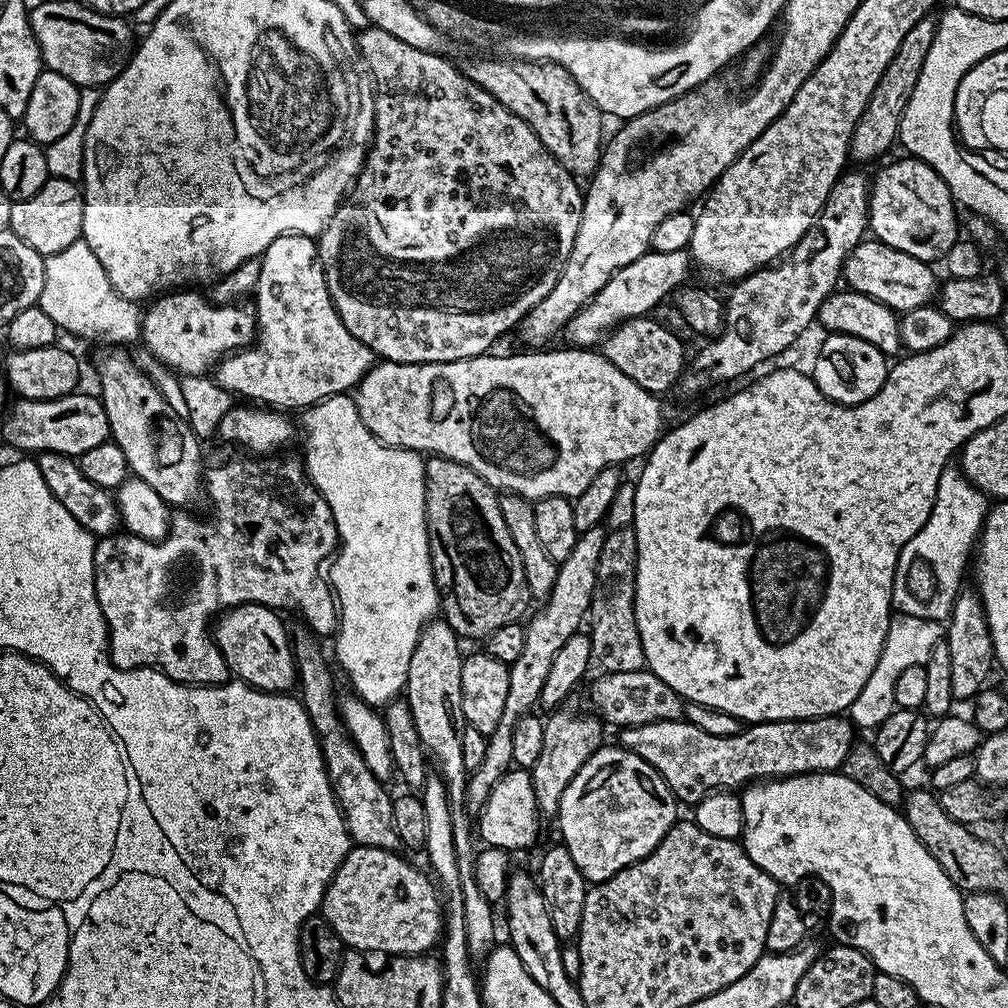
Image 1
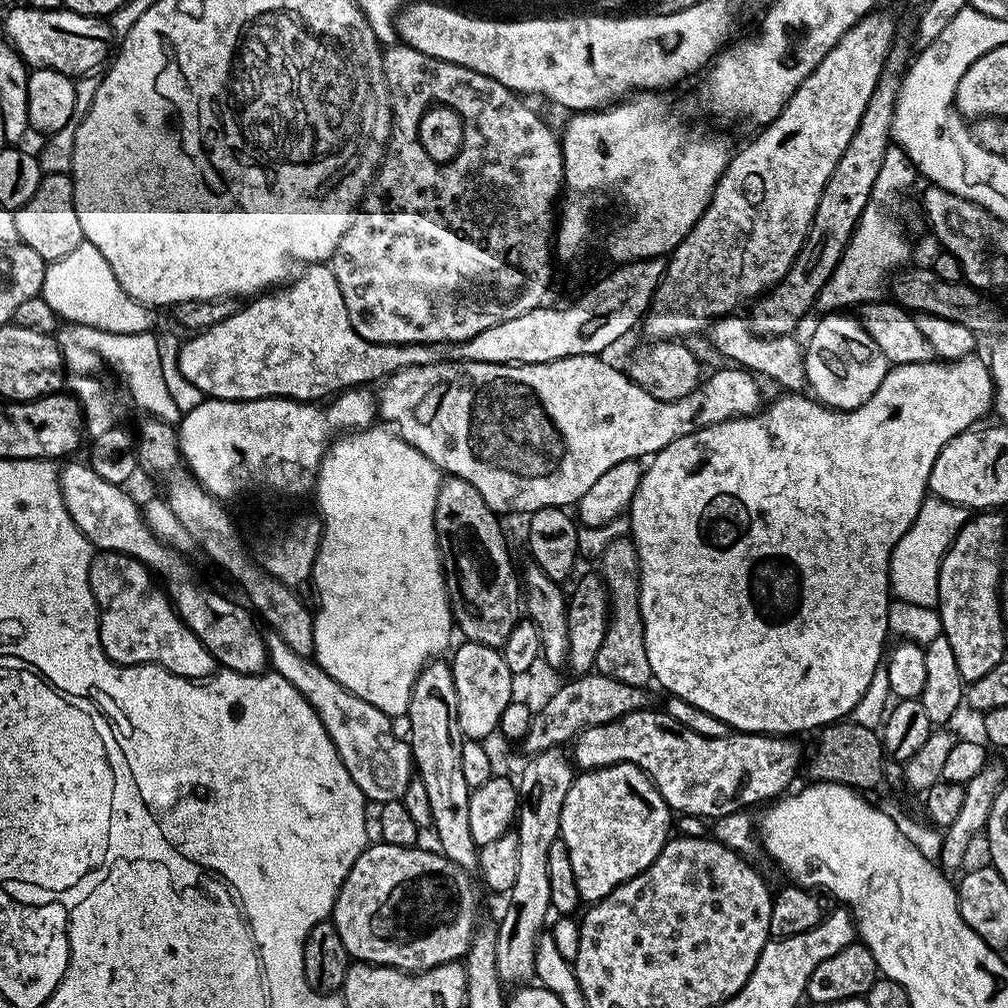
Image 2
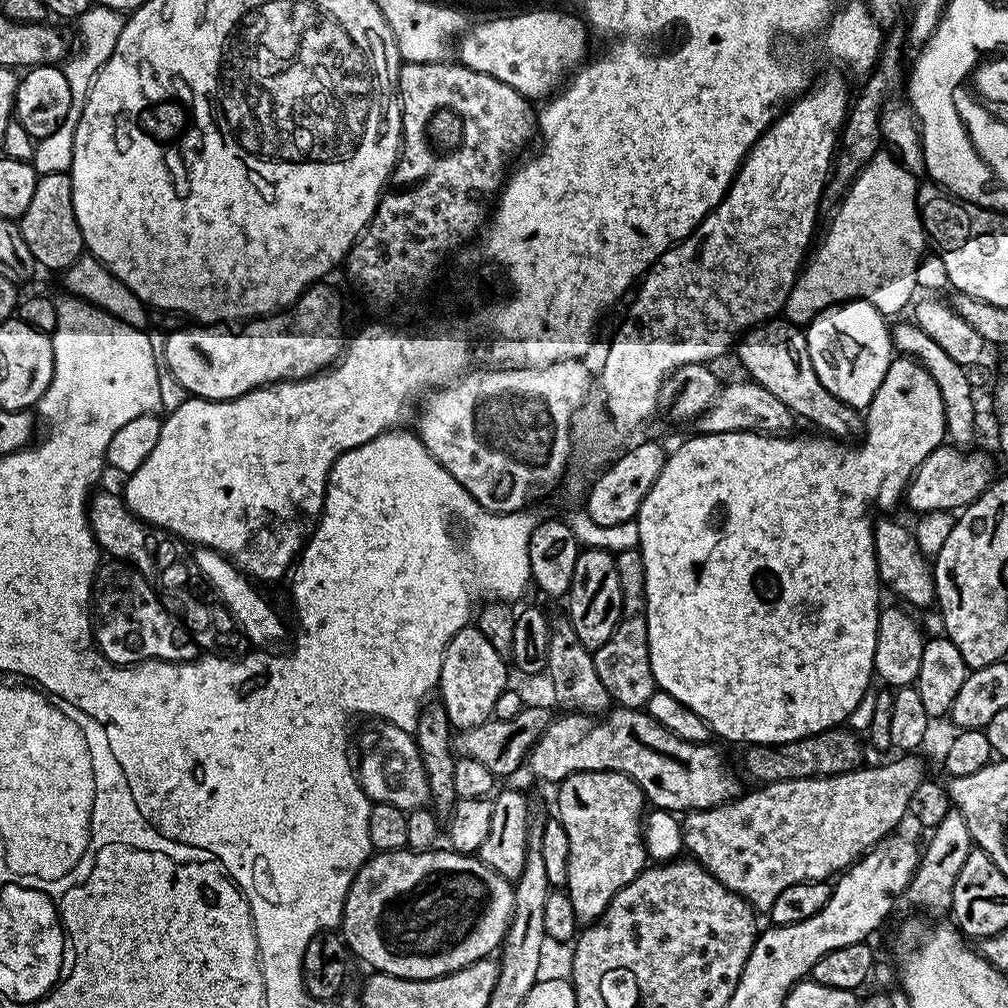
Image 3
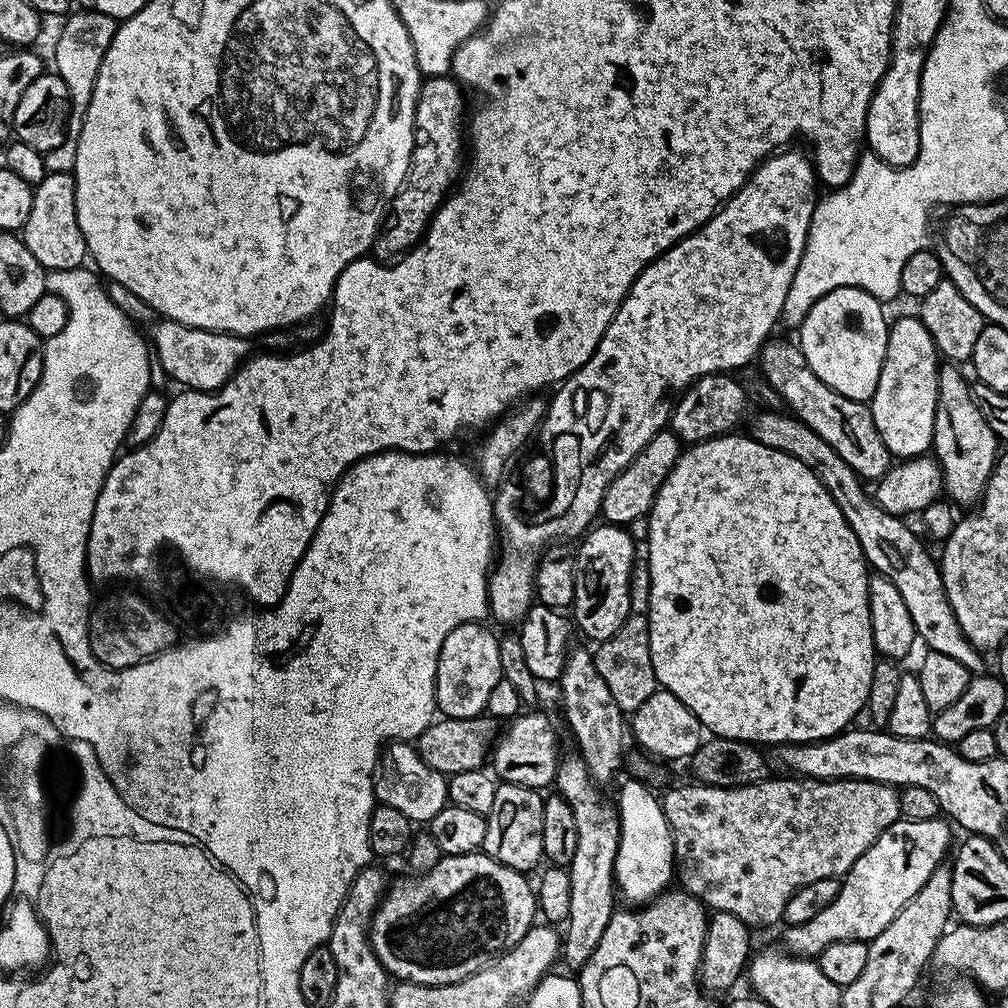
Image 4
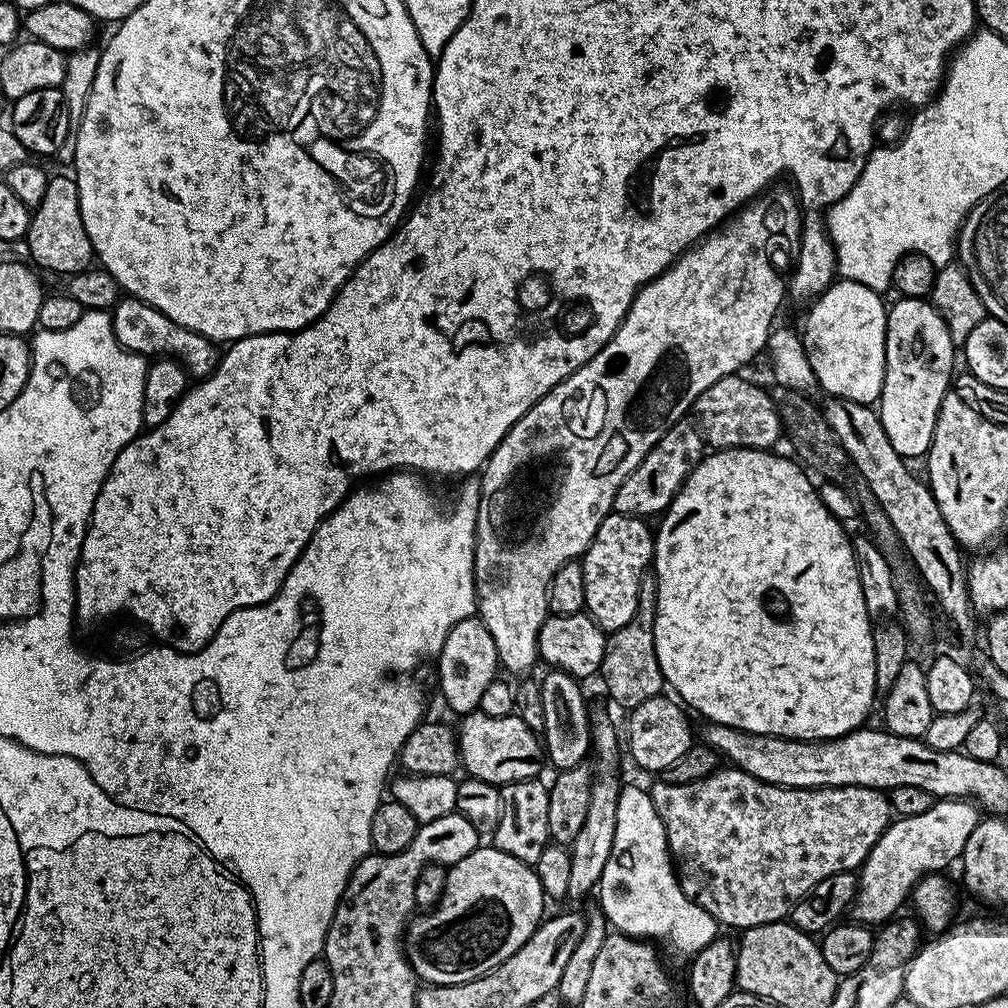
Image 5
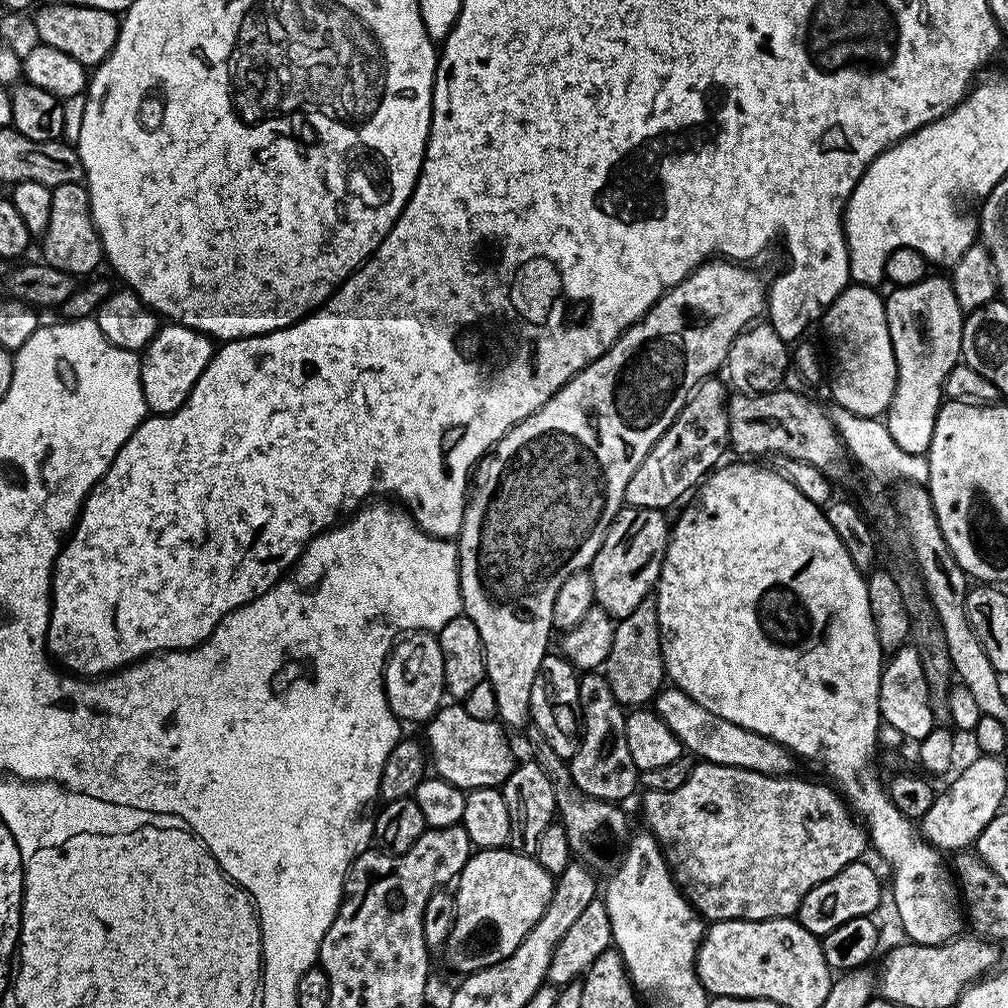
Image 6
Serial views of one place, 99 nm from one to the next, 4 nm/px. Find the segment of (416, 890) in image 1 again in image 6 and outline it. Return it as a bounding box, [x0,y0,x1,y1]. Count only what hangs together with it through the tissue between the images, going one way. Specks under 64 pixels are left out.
[442,846,553,974]

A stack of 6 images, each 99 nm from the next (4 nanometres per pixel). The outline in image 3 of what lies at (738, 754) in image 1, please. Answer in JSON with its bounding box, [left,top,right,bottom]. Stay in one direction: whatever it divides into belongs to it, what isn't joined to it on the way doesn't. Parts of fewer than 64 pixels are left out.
[526,706,742,814]

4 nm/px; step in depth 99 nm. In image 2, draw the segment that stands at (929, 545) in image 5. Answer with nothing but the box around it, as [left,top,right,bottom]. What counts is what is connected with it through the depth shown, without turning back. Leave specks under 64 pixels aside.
[706,314,805,390]

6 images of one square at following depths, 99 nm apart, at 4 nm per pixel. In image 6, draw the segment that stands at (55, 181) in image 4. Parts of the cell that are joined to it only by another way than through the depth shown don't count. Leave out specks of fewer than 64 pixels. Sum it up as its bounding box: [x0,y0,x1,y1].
[42,182,105,278]

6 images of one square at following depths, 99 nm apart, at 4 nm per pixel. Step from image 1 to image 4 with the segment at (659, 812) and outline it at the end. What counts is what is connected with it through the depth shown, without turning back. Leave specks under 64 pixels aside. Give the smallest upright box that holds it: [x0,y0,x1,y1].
[554,754,620,970]

